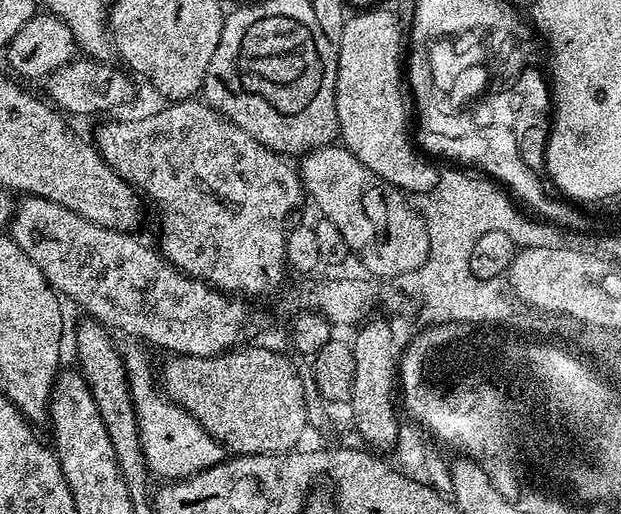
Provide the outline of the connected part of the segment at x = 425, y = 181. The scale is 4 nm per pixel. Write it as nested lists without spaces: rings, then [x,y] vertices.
[[[385,6],[360,12],[357,16],[349,15],[345,19],[336,75],[338,136],[350,154],[386,183],[399,188],[404,194],[419,194],[430,191],[438,183],[440,172],[434,165],[427,164],[428,160],[414,143],[413,133],[408,133],[402,50],[400,54],[400,43],[405,43],[406,36],[403,31],[400,33],[400,29],[402,23],[399,18]]]

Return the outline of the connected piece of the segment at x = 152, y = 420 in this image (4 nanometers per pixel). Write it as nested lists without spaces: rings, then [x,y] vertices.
[[[127,353],[123,362],[128,374],[129,392],[136,407],[141,452],[153,477],[161,476],[159,479],[164,482],[183,480],[225,459],[226,452],[222,445],[185,408],[181,408],[161,389],[161,393],[156,389],[158,376],[152,373],[152,360],[146,353]]]

